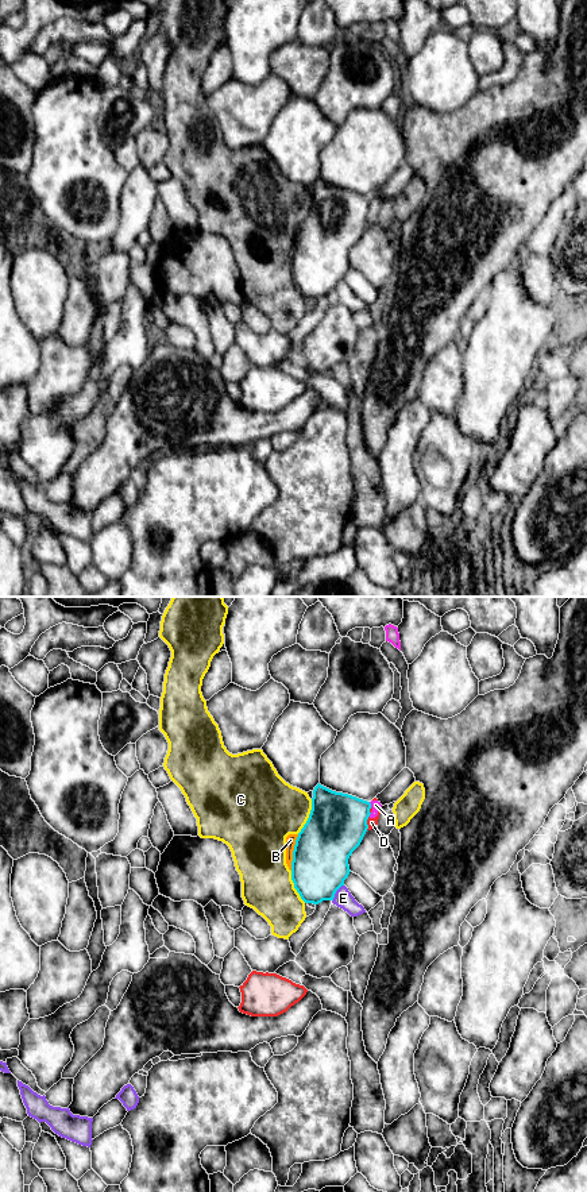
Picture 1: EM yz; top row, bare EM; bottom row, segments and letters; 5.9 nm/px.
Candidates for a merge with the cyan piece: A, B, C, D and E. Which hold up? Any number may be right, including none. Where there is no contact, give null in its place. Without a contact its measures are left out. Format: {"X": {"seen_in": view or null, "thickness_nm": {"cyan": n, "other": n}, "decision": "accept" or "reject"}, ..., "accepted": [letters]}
{"A": {"seen_in": "yz", "thickness_nm": {"cyan": 360, "other": 60}, "decision": "reject"}, "B": {"seen_in": "yz", "thickness_nm": {"cyan": 340, "other": 60}, "decision": "reject"}, "C": {"seen_in": "yz", "thickness_nm": {"cyan": 360, "other": 380}, "decision": "reject"}, "D": {"seen_in": "yz", "thickness_nm": {"cyan": 360, "other": 60}, "decision": "reject"}, "E": {"seen_in": "yz", "thickness_nm": {"cyan": 340, "other": 110}, "decision": "reject"}, "accepted": []}

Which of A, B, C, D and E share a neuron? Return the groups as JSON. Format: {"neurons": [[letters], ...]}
{"neurons": [["A", "D"], ["B", "C"], ["E"]]}

